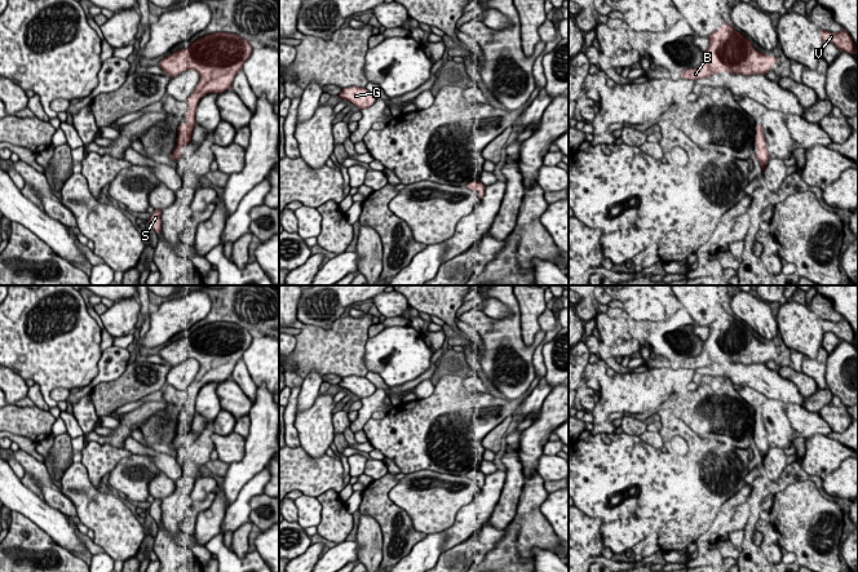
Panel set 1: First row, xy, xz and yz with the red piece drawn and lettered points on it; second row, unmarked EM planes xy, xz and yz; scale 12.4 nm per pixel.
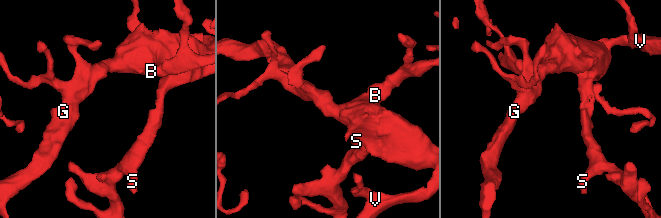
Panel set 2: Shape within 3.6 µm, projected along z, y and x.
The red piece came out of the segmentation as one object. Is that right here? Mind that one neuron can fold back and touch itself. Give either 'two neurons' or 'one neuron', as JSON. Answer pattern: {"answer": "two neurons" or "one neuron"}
{"answer": "one neuron"}

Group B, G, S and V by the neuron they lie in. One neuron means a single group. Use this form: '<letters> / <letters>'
B G S V

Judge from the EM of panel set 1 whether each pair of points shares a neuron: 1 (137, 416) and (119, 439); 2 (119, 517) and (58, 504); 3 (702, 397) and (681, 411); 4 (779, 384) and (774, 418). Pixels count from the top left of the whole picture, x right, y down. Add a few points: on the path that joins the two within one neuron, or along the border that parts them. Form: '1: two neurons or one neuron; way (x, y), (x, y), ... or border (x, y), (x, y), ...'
1: one neuron; way (132, 421), (119, 434)
2: two neurons; border (58, 488), (70, 500), (76, 514)
3: one neuron; way (697, 397), (686, 406)
4: two neurons; border (778, 399), (786, 403)

